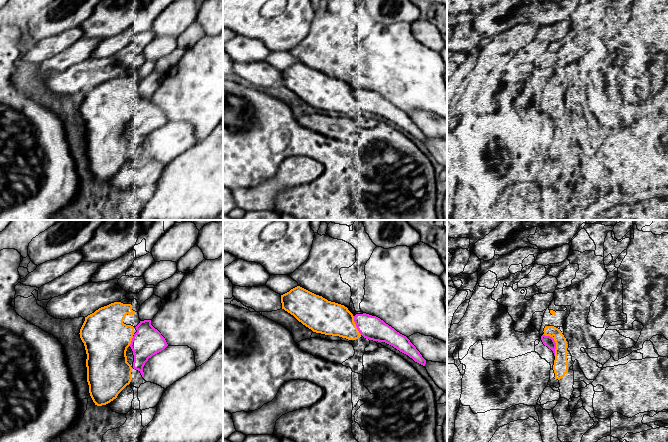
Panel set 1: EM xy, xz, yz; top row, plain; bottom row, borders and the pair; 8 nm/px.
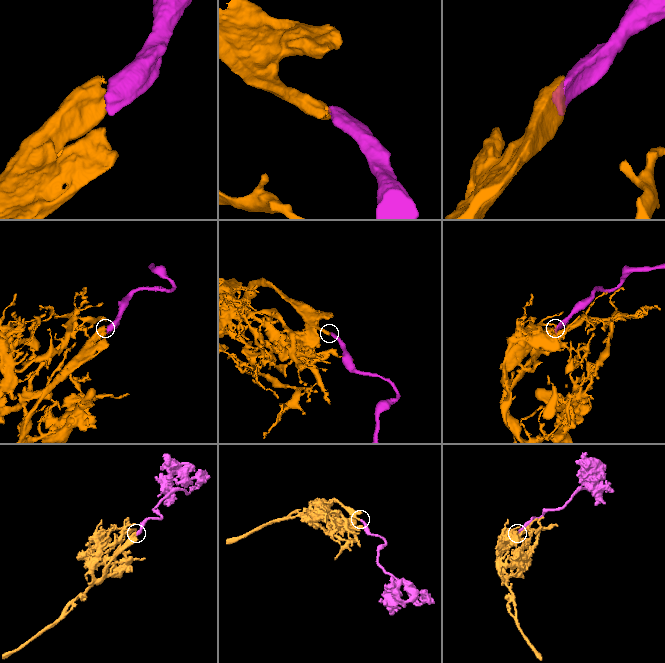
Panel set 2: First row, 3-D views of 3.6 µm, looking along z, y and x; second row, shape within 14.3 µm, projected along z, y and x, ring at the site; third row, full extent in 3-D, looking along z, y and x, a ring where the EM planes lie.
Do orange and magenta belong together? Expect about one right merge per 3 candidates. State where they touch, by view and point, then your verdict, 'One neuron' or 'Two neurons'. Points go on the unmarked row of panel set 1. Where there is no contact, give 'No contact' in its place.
Touches orange at yz (555, 118). One neuron

